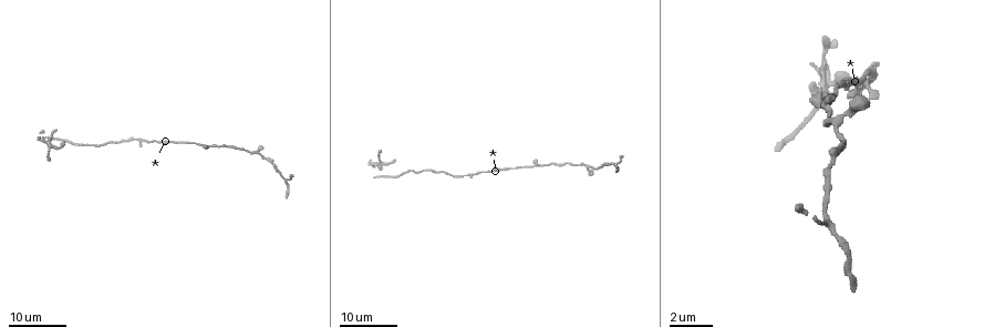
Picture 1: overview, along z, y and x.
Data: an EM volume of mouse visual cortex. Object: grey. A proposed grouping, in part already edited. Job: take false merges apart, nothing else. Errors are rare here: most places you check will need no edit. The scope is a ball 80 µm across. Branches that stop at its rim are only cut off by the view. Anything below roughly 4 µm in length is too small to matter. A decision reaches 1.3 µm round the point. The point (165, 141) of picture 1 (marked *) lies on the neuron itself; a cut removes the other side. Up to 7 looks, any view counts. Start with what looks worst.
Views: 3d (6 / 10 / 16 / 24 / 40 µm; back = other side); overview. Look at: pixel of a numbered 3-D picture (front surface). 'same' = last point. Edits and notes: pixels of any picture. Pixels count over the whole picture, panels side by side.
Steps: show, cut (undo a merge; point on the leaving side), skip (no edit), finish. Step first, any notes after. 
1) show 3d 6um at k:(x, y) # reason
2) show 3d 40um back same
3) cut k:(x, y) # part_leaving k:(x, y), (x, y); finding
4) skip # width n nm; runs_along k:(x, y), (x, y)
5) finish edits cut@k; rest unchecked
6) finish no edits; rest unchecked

show 3d 24um at 1:(592, 165) # two arms in line, one across

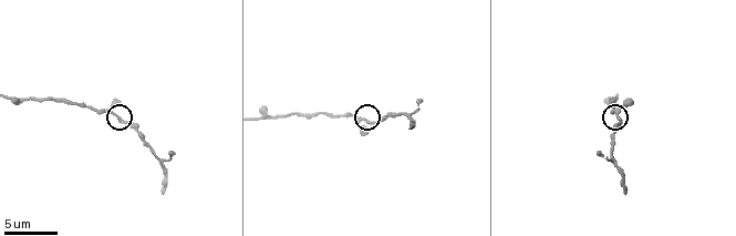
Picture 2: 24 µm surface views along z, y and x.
show 3d 6um at 2:(116, 117)

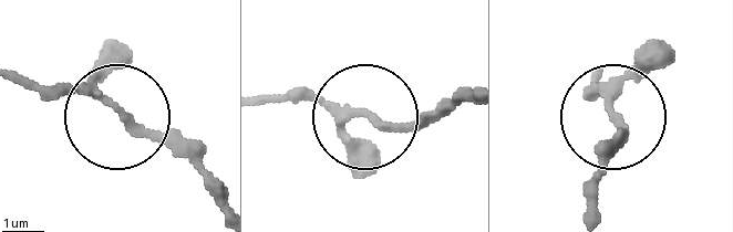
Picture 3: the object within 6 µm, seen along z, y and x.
skip # arms 3; runs_along 3:(591, 75), (623, 132), (602, 177); one neuron here

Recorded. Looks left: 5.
show 3d 10um at 2:(402, 114) # side arm on a straight run

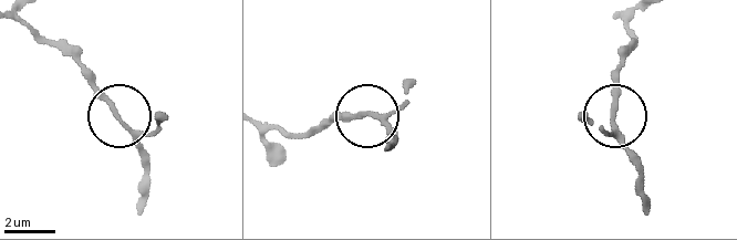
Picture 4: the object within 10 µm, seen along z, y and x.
skip # runs_along 4:(618, 14), (635, 44), (615, 76), (615, 121), (639, 156); continuous, no second neuron

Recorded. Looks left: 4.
show 3d 16um at 1:(134, 138) # thin neck

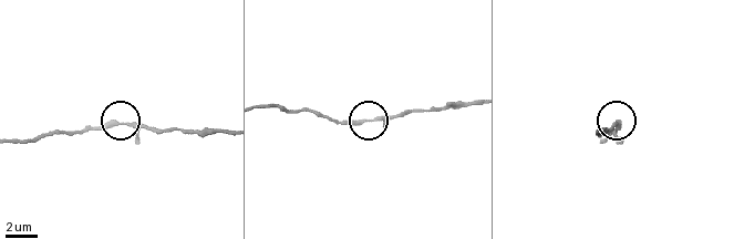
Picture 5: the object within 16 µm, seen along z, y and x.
show 3d 6um at 5:(128, 122)

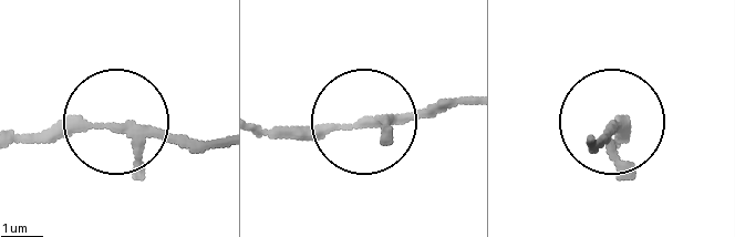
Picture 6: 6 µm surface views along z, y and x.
skip # runs_along 6:(220, 144), (104, 123), (19, 133); all the same neuron

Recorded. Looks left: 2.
finish no edits; rest unchecked

